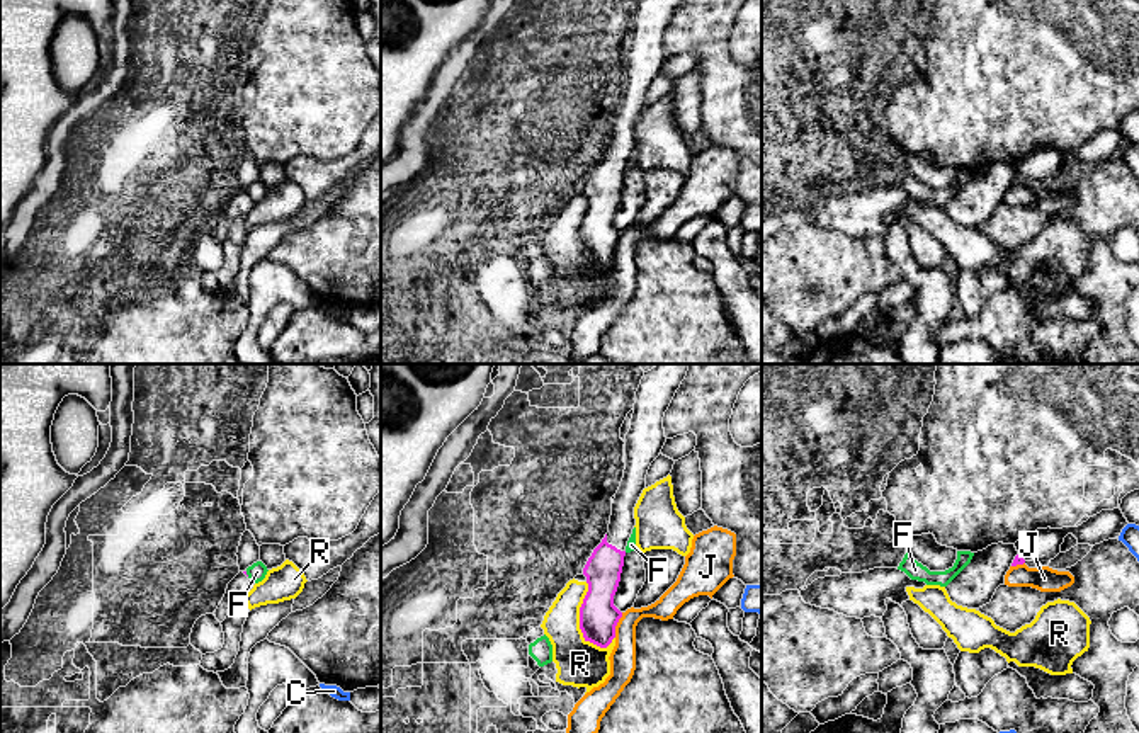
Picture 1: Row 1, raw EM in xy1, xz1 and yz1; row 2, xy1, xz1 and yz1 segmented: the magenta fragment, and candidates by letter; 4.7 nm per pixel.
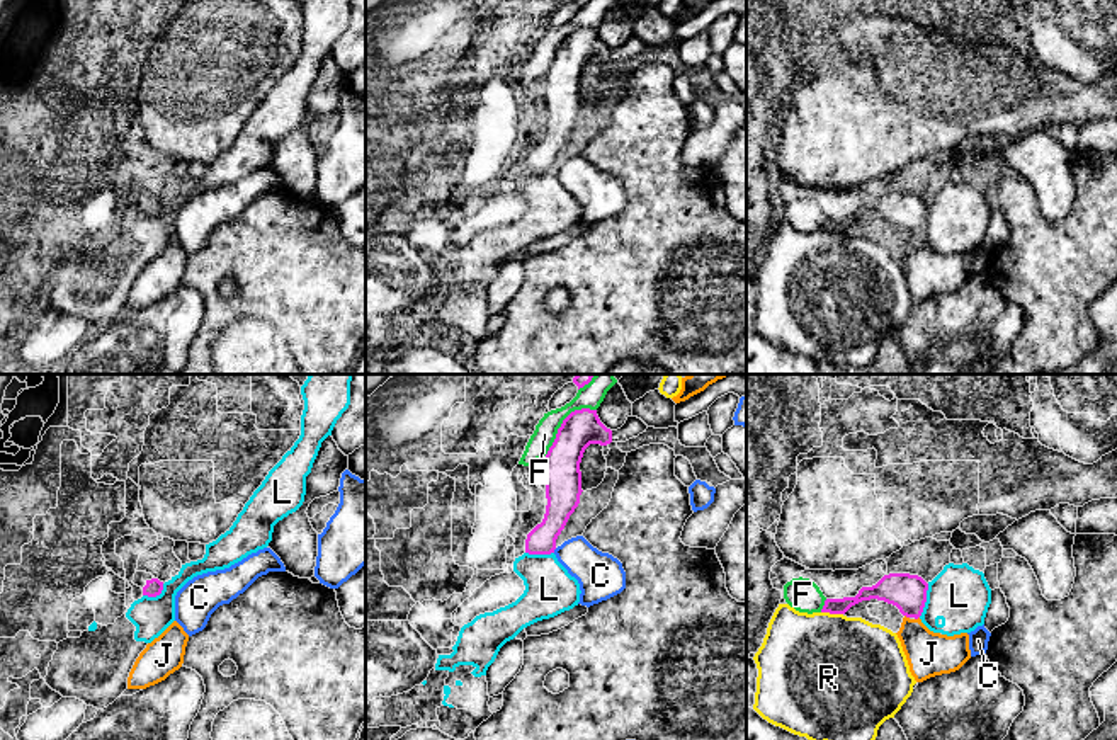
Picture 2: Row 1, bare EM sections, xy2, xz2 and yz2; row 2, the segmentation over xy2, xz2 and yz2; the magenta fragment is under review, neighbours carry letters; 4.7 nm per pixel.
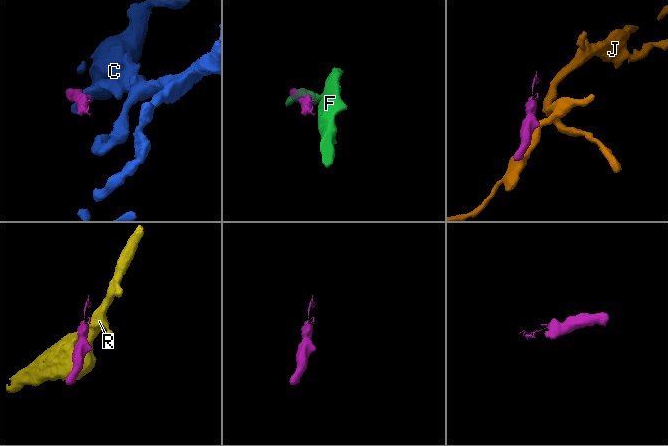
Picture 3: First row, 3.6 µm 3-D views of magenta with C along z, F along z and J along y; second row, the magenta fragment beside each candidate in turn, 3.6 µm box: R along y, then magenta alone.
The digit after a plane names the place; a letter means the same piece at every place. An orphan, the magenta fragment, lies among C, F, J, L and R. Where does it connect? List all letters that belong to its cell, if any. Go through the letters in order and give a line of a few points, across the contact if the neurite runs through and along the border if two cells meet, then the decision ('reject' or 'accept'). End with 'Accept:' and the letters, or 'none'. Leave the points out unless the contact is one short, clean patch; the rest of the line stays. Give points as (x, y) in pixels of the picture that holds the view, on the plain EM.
C: line xz2 (556, 167), (553, 170); reject
F: reject
J: reject
L: line yz2 (929, 203), (925, 225), (918, 235); reject
R: reject
Accept: none

